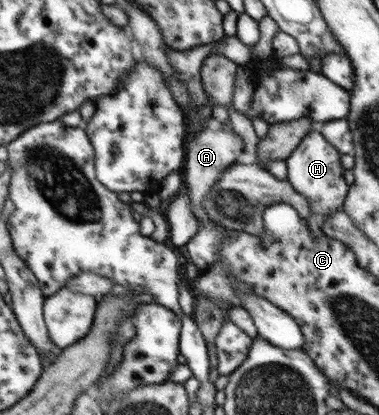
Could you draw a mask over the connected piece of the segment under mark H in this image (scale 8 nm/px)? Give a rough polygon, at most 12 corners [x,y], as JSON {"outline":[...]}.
{"outline":[[315,126],[285,159],[310,234],[349,192],[341,153]]}

